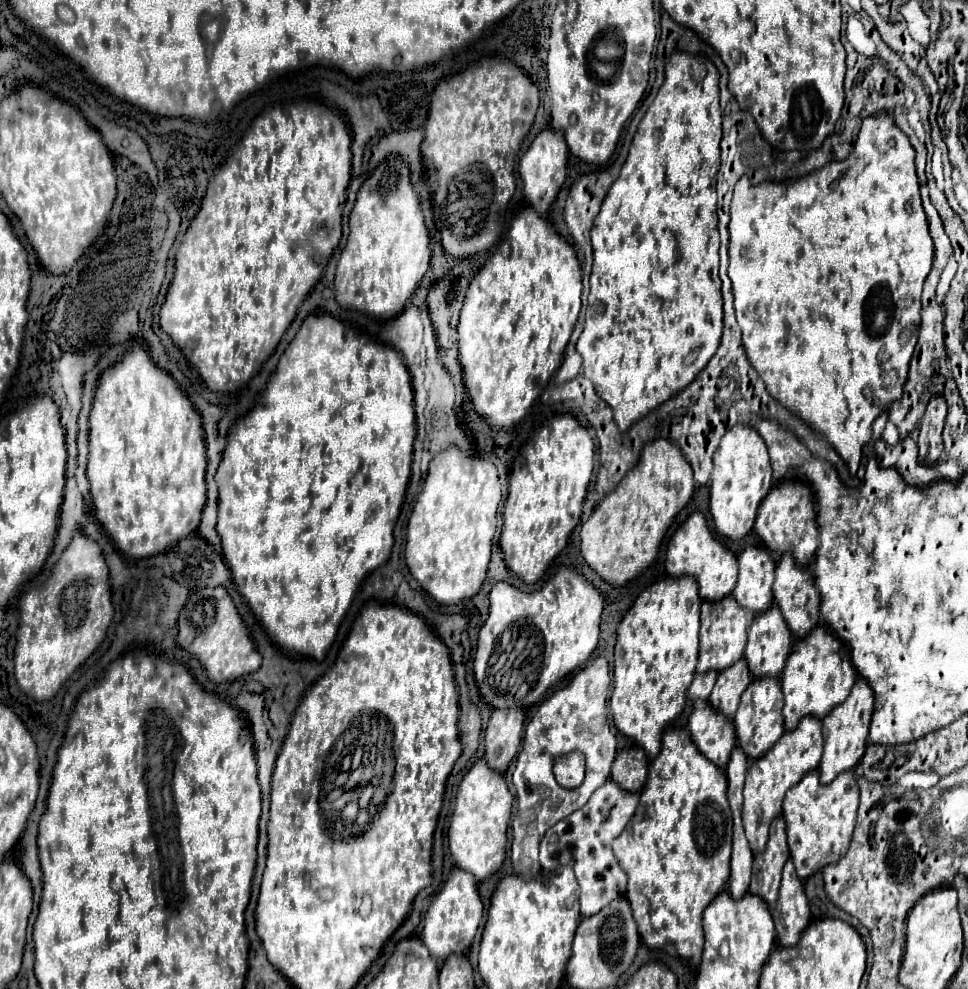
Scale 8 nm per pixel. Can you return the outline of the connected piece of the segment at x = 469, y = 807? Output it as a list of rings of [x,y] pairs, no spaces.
[[[478,758],[458,786],[456,804],[448,828],[450,852],[458,868],[472,872],[478,880],[484,880],[500,870],[508,842],[506,832],[512,816],[512,804],[514,798],[506,786],[504,774],[492,770],[484,758]]]

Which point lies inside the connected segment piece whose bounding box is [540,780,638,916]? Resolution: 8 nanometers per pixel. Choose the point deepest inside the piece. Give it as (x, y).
(584, 840)

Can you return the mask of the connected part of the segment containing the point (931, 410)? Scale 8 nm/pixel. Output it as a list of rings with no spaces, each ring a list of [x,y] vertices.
[[[932,396],[928,400],[924,418],[920,422],[918,434],[918,448],[920,448],[920,462],[934,464],[942,456],[942,430],[946,422],[948,406],[944,396]]]

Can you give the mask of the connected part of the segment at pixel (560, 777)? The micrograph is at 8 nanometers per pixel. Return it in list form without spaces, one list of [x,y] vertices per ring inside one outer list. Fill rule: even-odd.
[[[580,754],[564,756],[564,760],[558,760],[558,764],[554,768],[556,780],[566,789],[578,787],[582,780],[582,770],[584,770],[584,756],[580,756]]]

